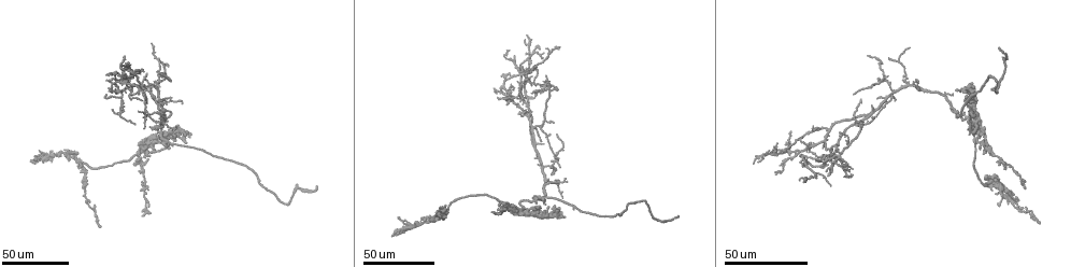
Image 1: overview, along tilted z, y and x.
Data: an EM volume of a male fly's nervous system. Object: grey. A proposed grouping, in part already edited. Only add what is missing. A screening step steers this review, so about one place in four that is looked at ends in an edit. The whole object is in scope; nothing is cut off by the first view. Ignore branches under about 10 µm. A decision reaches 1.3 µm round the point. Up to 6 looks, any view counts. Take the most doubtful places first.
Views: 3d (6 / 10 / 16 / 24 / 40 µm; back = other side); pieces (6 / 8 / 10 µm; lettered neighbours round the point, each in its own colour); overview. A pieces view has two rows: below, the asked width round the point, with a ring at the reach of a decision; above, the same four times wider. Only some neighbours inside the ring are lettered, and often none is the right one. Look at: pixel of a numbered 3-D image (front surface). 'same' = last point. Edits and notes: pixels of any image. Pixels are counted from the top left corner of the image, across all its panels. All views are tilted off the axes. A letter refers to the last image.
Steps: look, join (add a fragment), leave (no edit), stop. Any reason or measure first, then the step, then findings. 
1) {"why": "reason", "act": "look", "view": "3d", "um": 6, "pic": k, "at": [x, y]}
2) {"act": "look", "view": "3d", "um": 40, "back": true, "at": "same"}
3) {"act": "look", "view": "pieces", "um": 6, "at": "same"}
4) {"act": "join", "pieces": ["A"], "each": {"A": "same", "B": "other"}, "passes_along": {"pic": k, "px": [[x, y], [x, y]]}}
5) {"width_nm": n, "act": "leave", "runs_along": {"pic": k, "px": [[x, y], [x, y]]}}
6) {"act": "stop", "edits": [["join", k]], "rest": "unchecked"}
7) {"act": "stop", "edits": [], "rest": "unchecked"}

{"why": "an open end", "act": "look", "view": "3d", "um": 40, "pic": 1, "at": [153, 128]}

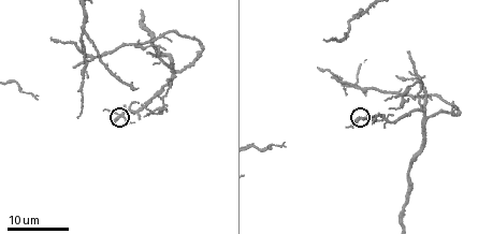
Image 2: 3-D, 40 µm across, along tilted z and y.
{"why": "see the neighbours", "act": "look", "view": "pieces", "um": 10, "pic": 2, "at": [114, 121]}

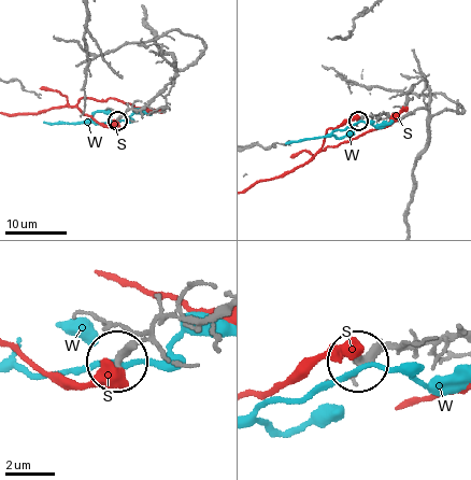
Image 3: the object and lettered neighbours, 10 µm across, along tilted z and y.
{"act": "leave", "each": {"S": "other", "W": "other"}, "found": "none of them fits"}

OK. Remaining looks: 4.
{"why": "branch stops here", "act": "look", "view": "3d", "um": 40, "pic": 1, "at": [154, 86]}

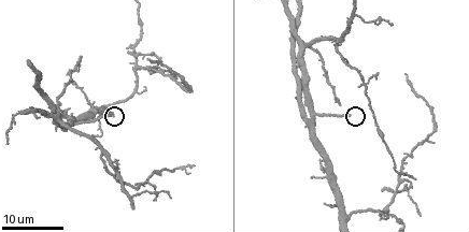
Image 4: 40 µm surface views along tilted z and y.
{"act": "look", "view": "pieces", "um": 8, "pic": 4, "at": [351, 114]}

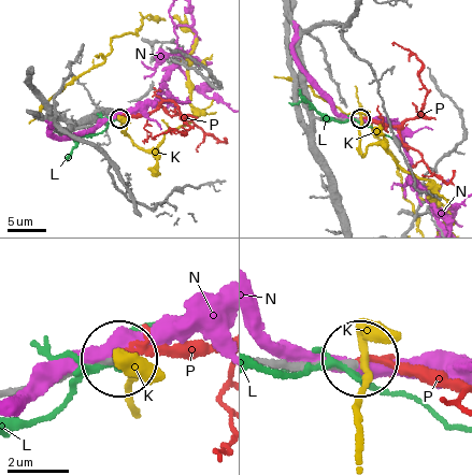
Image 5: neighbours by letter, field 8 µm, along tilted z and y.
{"act": "join", "pieces": ["P"], "each": {"K": "other", "L": "other", "N": "other", "P": "same"}, "passes_along": {"pic": 5, "px": [[338, 117], [395, 126], [416, 117], [426, 92], [422, 63]]}, "found": "the neuron continues"}

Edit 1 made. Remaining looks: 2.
{"why": "thin end", "act": "look", "view": "3d", "um": 24, "pic": 2, "at": [317, 66]}

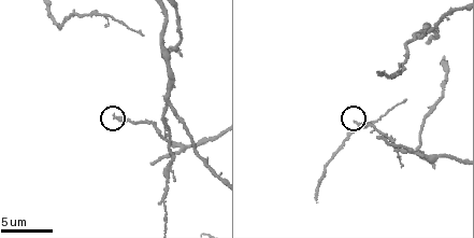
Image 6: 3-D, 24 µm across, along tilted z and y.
{"why": "what lies round it", "act": "look", "view": "pieces", "um": 10, "pic": 6, "at": [115, 114]}

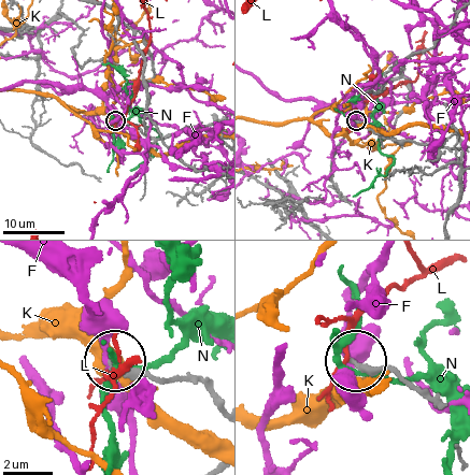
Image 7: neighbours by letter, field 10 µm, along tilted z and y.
{"width_nm": 160, "act": "leave", "each": {"F": "other", "K": "other", "L": "other", "N": "other"}, "runs_along": {"pic": 7, "px": [[443, 148], [386, 138], [356, 120]]}, "found": "no lettered fragment goes on from it"}

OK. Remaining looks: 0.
{"act": "stop", "edits": [["join", 5]], "rest": "unchecked"}

